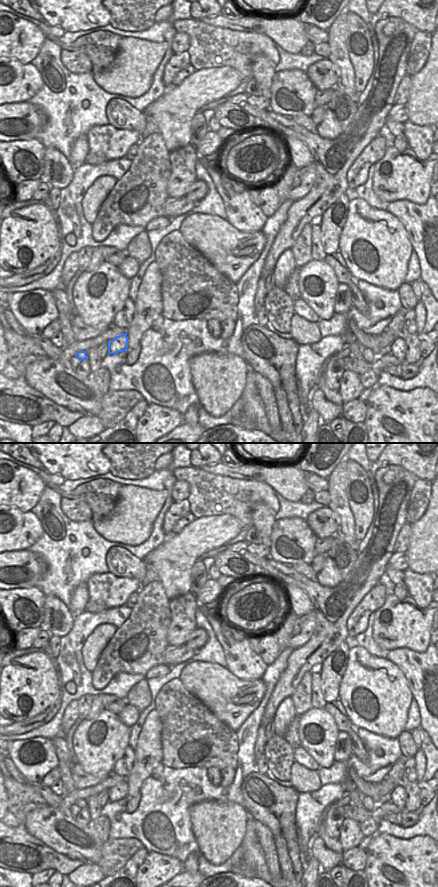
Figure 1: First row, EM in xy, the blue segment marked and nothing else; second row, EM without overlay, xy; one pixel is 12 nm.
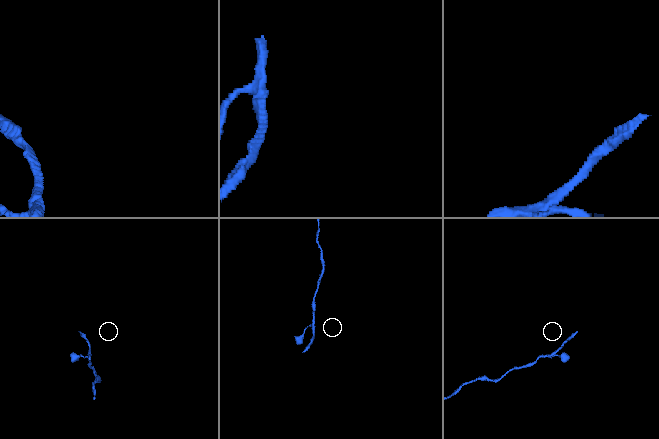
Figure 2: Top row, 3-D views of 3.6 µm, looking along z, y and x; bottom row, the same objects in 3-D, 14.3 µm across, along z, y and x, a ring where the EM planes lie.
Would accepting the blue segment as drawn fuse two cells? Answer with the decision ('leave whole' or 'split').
leave whole

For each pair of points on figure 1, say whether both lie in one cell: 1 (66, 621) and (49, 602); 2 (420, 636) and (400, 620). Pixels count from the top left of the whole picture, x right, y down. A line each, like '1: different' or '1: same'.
1: same
2: same

